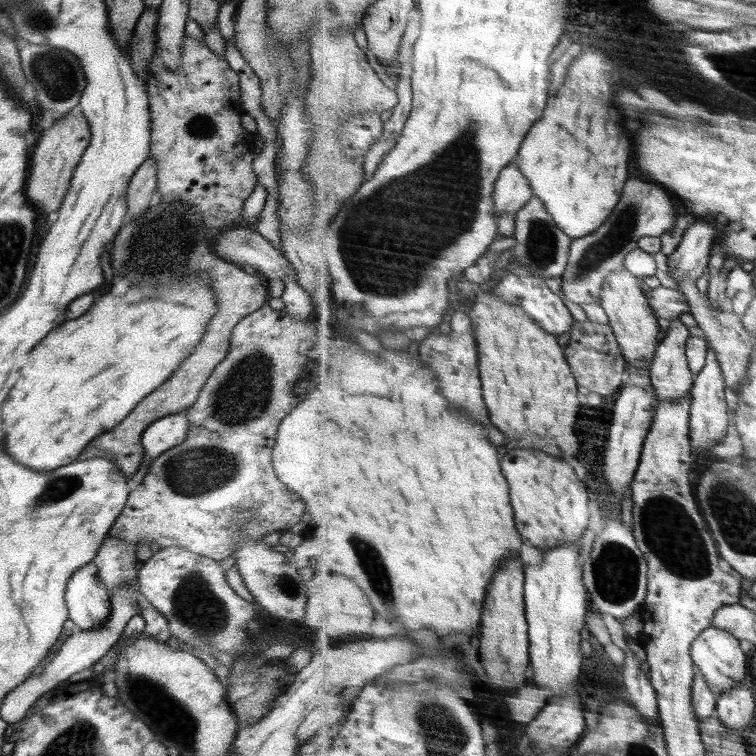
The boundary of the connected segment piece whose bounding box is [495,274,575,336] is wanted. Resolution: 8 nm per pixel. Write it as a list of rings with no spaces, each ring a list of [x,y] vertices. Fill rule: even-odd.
[[[506,275],[495,293],[510,304],[523,306],[540,326],[556,336],[573,330],[575,320],[570,308],[544,279]]]

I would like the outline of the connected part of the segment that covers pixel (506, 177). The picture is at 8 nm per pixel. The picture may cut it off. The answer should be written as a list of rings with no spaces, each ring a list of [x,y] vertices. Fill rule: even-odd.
[[[517,158],[504,170],[497,183],[495,192],[495,209],[497,214],[507,212],[519,213],[535,198],[535,192],[528,177],[520,169]]]

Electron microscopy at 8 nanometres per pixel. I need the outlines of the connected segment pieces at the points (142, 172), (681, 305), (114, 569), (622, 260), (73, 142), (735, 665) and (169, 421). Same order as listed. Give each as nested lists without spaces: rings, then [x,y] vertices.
[[[148,157],[130,179],[126,193],[127,207],[129,209],[127,210],[125,222],[147,211],[147,208],[153,203],[150,198],[156,196],[156,188],[156,159],[154,157]]]
[[[660,286],[660,288],[652,289],[648,295],[652,308],[659,318],[676,318],[684,313],[692,312],[691,303],[686,302],[688,296],[682,290]]]
[[[107,534],[103,538],[103,543],[91,563],[96,565],[100,580],[110,595],[139,576],[135,552],[134,546],[113,534]]]
[[[640,178],[628,179],[627,186],[624,189],[623,199],[619,206],[616,207],[615,214],[608,219],[602,228],[596,232],[584,236],[583,238],[574,239],[571,253],[569,256],[569,265],[562,276],[562,289],[568,300],[572,300],[579,305],[601,303],[603,300],[603,290],[611,274],[617,270],[625,268],[627,256],[639,247],[639,242],[646,236],[662,236],[664,232],[672,230],[676,220],[678,220],[678,210],[674,203],[674,195],[666,188],[654,184],[648,180]]]
[[[75,107],[62,118],[56,119],[52,127],[38,134],[34,140],[34,154],[30,174],[27,174],[25,195],[35,210],[54,217],[70,188],[72,175],[90,144],[91,130],[83,113]]]
[[[712,626],[695,640],[691,651],[693,659],[701,672],[704,673],[706,680],[720,695],[740,686],[746,680],[748,654],[744,652],[741,639],[731,632]]]
[[[184,413],[164,416],[152,422],[141,434],[143,458],[147,458],[151,463],[151,460],[163,452],[182,444],[186,440],[188,430],[189,423]]]

